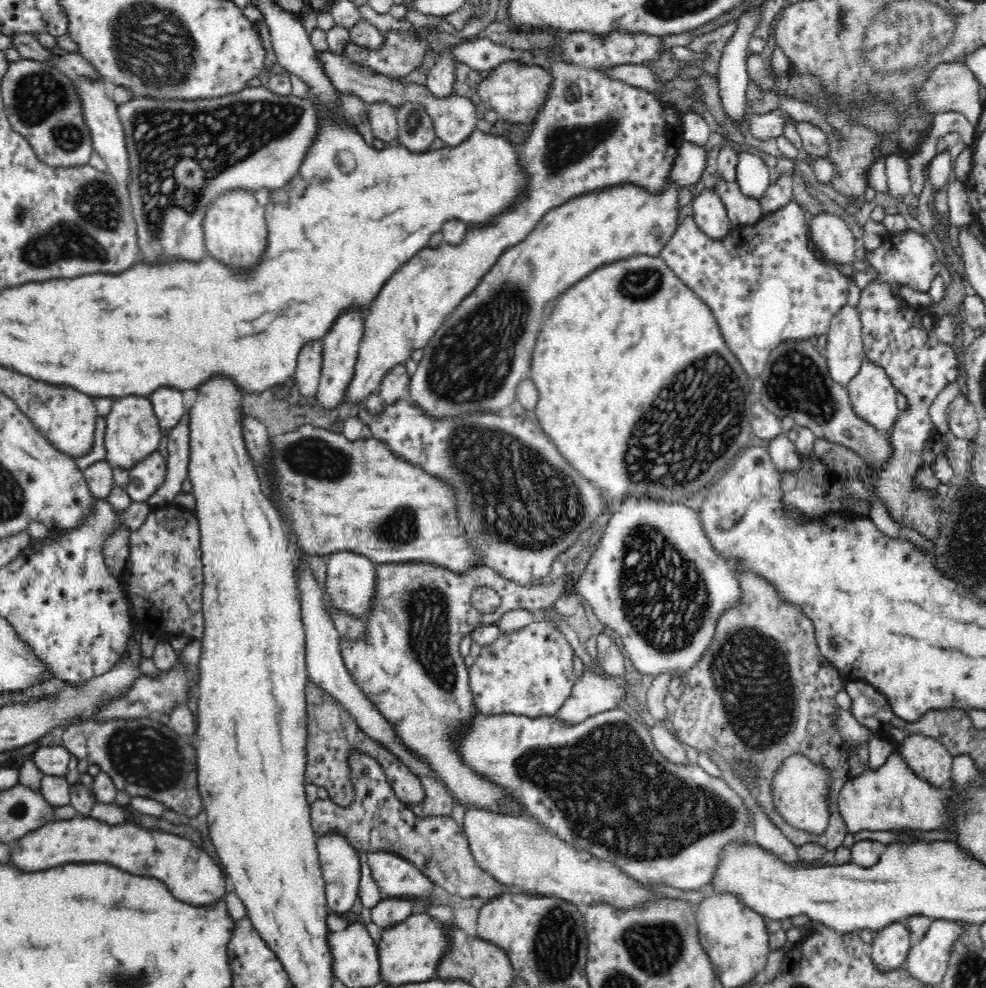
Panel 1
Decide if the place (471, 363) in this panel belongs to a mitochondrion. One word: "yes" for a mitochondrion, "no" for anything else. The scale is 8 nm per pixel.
yes

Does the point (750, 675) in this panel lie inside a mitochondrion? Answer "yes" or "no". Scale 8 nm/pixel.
yes

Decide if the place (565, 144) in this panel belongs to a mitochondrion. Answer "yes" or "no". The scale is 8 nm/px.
yes

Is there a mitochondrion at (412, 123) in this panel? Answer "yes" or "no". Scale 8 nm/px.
yes

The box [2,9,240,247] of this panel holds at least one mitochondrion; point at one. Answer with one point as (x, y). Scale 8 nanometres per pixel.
(38, 101)

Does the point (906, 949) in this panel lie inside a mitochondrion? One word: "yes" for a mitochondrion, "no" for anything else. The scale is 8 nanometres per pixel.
no

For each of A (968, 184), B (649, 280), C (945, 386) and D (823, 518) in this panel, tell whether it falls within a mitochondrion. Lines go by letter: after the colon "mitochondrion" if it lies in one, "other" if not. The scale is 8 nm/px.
A: other
B: mitochondrion
C: other
D: other

